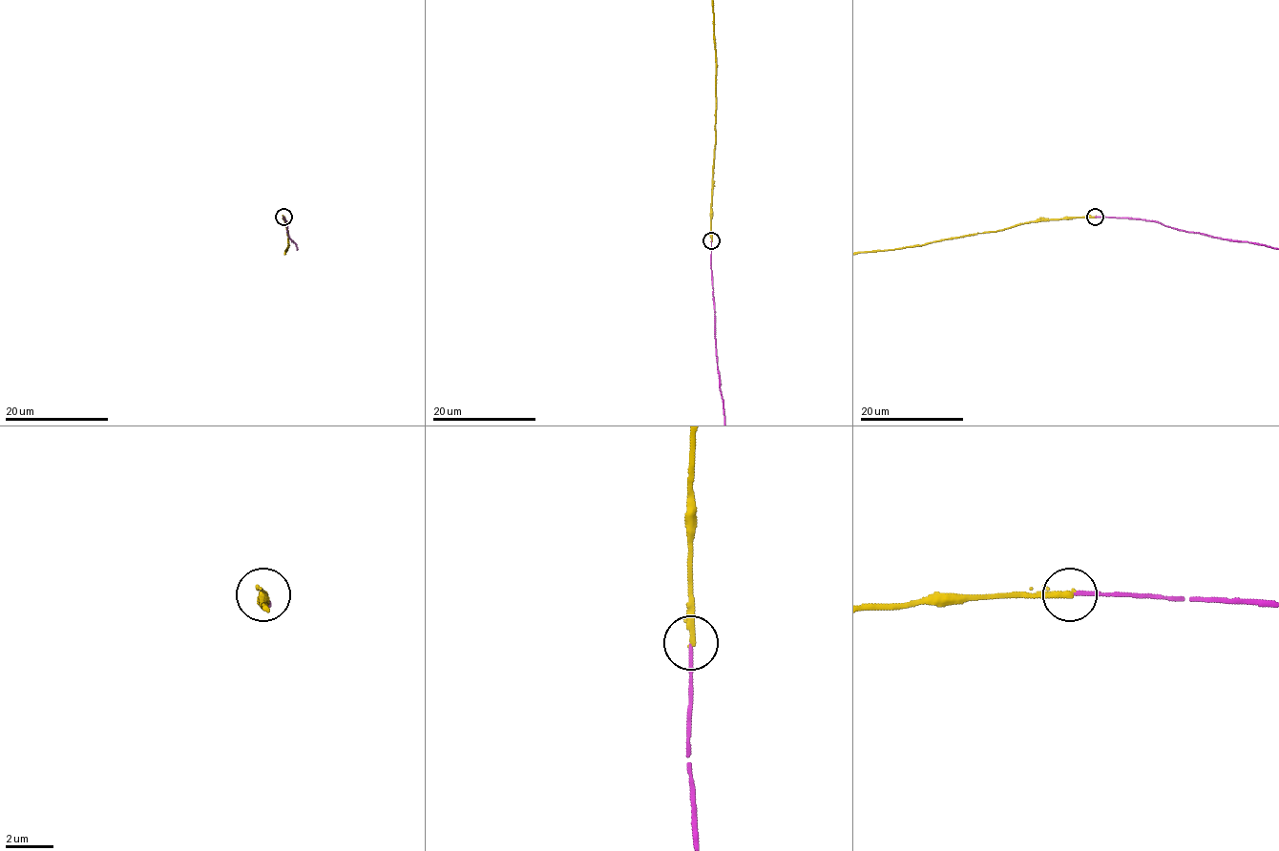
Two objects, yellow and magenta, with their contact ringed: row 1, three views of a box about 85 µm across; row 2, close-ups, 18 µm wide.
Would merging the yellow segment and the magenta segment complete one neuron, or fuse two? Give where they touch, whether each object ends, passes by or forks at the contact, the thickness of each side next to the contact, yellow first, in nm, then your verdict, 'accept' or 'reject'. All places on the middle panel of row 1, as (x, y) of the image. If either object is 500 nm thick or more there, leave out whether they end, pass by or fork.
at (711, 240); yellow ends there; magenta ends there; 260 nm thick on the yellow side, 150 nm on the other; reject

